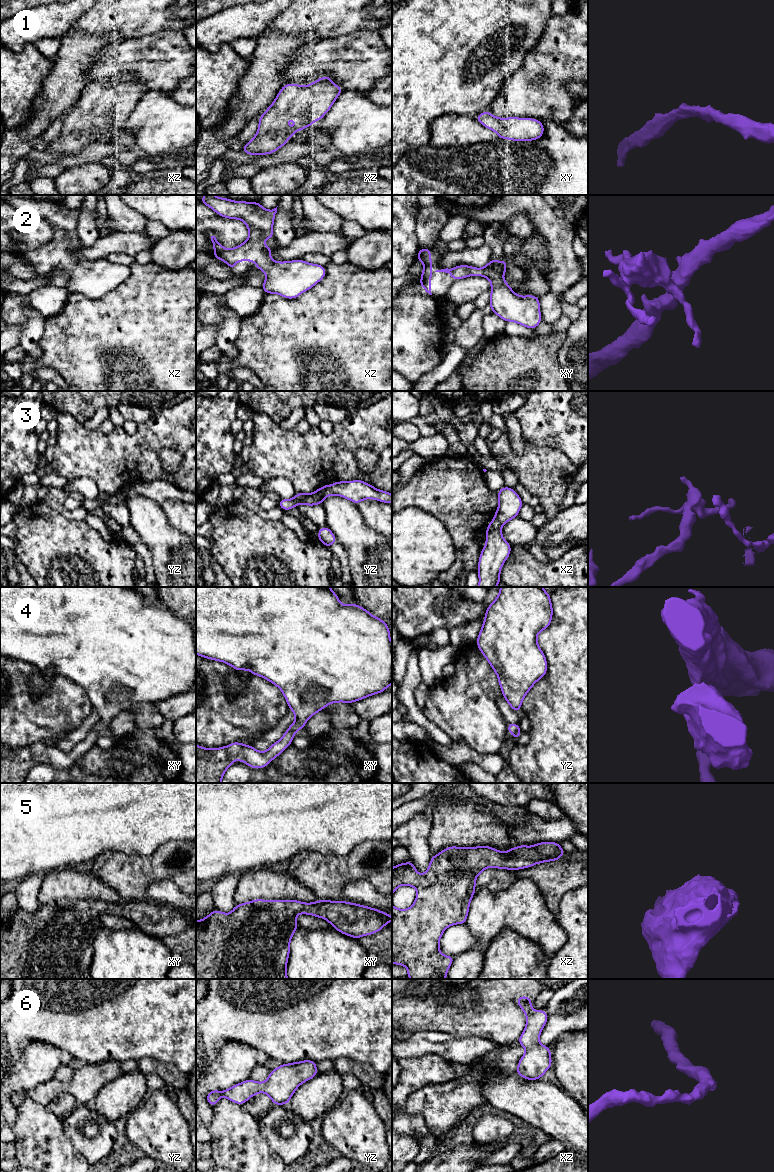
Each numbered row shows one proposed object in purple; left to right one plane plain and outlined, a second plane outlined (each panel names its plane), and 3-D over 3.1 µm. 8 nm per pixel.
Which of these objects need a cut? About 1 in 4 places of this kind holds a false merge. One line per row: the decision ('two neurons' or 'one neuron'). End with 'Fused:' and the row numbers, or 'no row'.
1: one neuron
2: one neuron
3: one neuron
4: two neurons
5: one neuron
6: one neuron
Fused: 4

